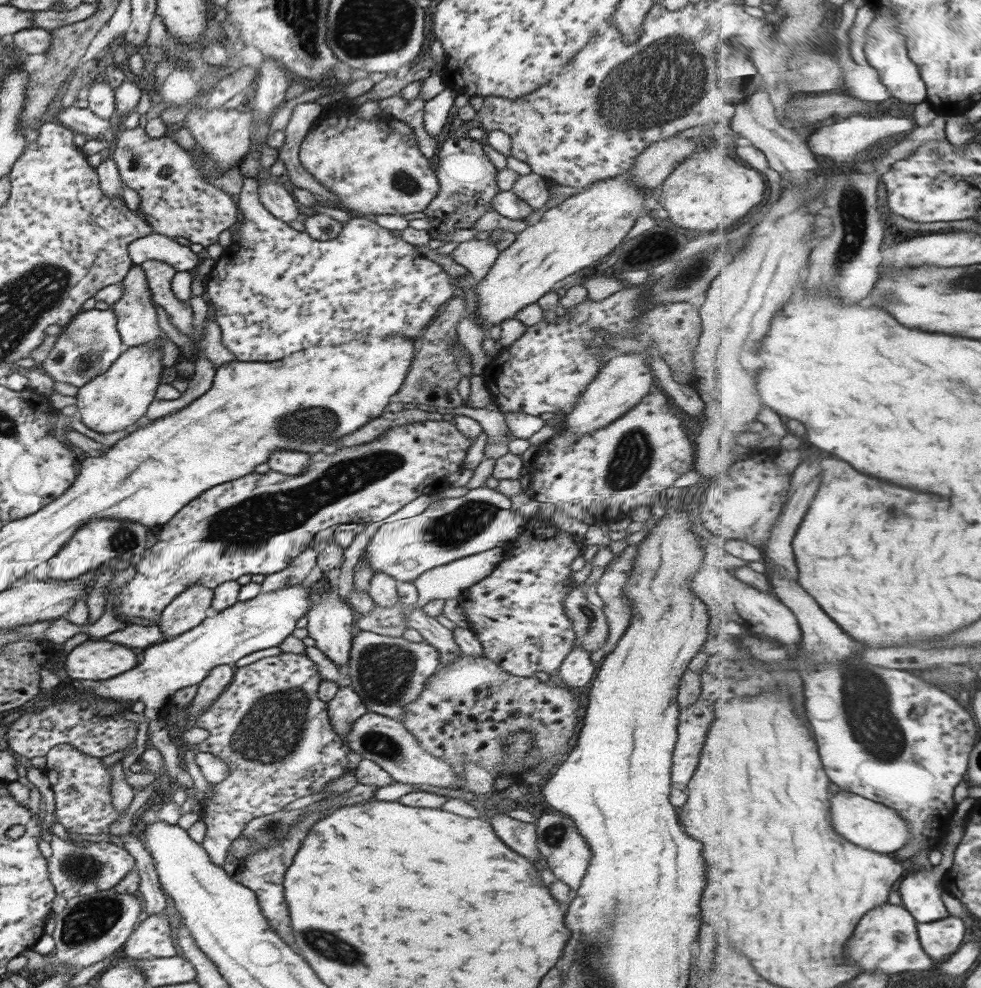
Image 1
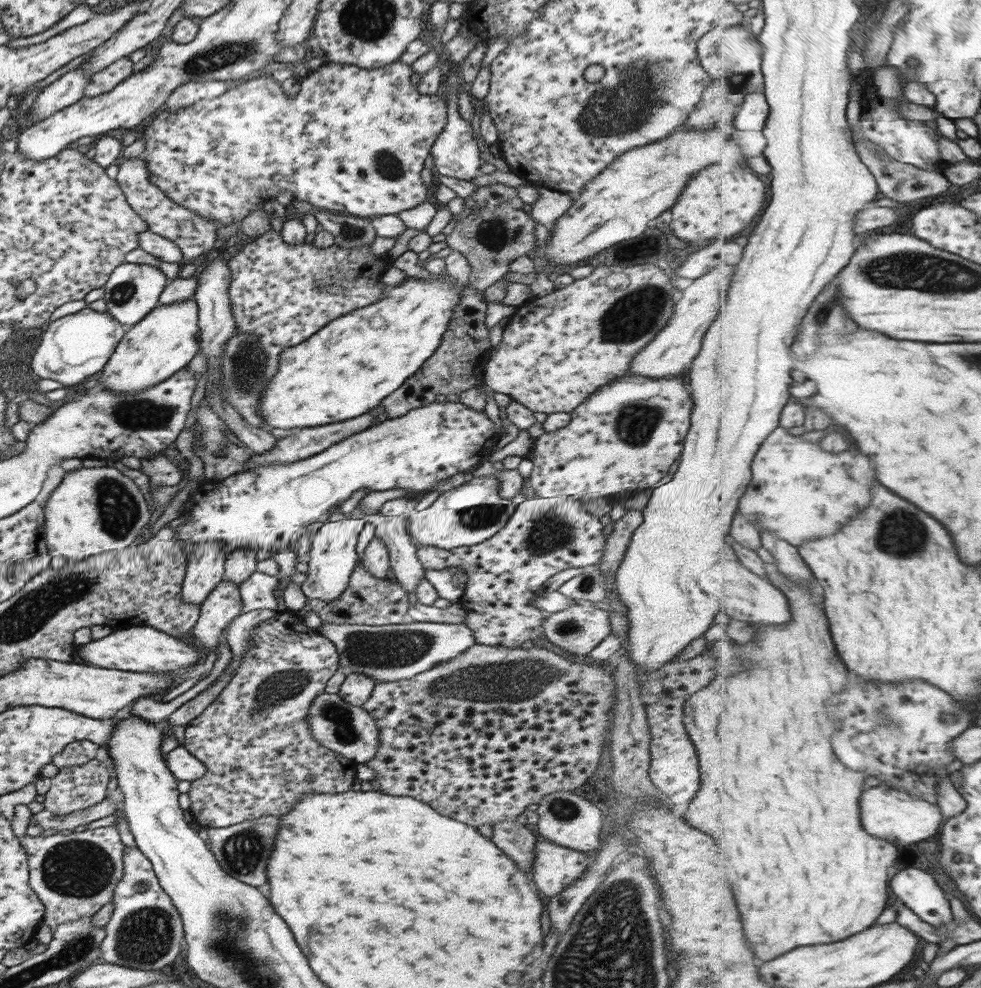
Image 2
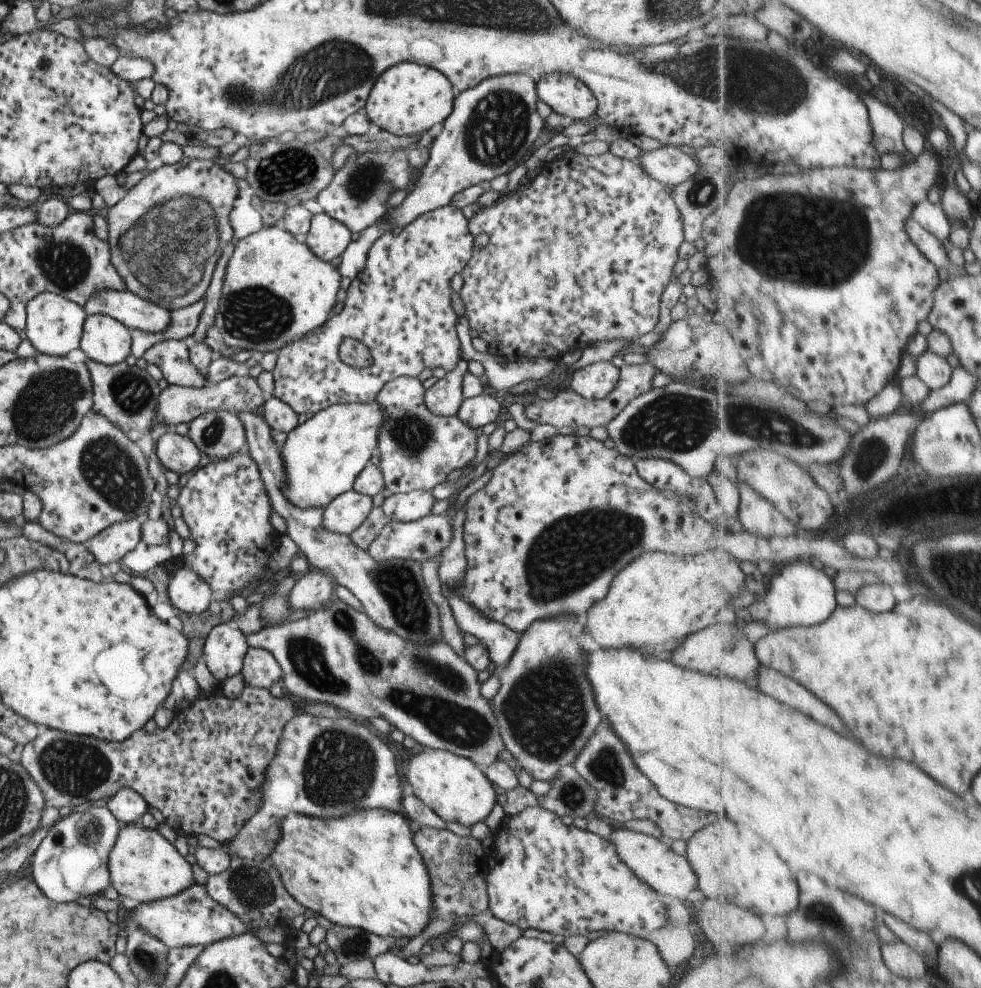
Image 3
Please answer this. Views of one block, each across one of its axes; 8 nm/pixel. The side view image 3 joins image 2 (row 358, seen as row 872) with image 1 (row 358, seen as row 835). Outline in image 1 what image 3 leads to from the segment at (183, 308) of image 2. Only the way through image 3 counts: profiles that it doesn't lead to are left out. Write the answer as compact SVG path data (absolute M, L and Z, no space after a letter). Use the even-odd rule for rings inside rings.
M159 342L153 345L141 344L125 348L119 358L103 372L94 376L77 389L75 406L79 412L81 424L105 436L116 434L127 426L138 424L144 419L147 407L154 400L159 376L163 369L161 364L162 347Z

